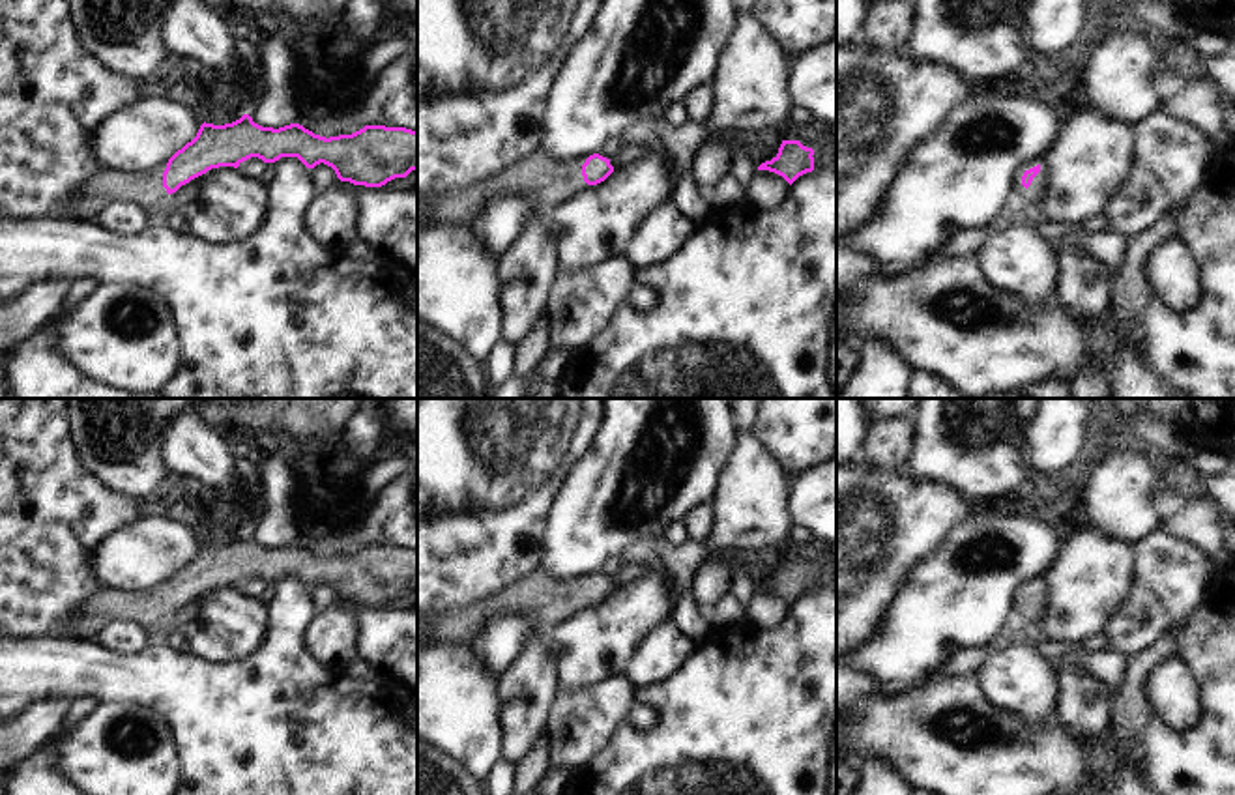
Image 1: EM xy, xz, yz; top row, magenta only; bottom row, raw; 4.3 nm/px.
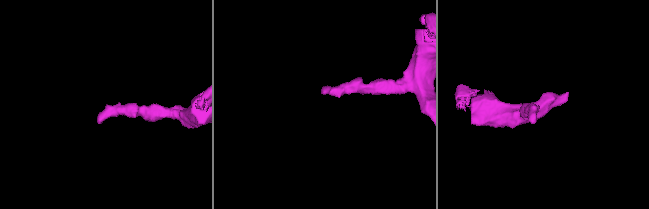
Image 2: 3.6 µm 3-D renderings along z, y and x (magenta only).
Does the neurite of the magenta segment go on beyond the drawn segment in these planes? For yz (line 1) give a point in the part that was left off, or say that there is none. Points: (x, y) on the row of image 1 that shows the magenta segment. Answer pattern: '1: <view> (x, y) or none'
1: yz (1037, 186)

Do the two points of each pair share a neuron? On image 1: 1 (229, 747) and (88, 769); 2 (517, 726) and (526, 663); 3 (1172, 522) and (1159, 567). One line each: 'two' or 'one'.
1: two
2: one
3: two

